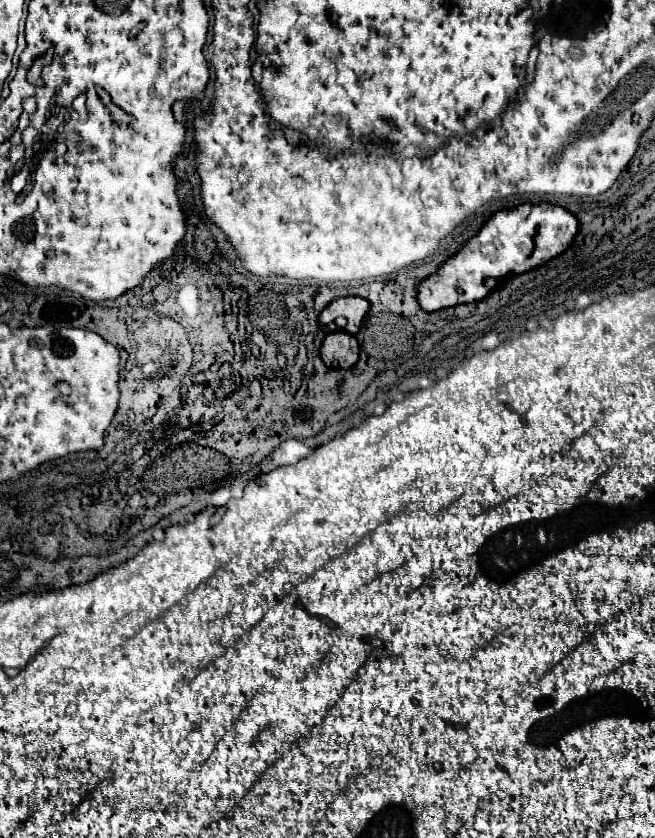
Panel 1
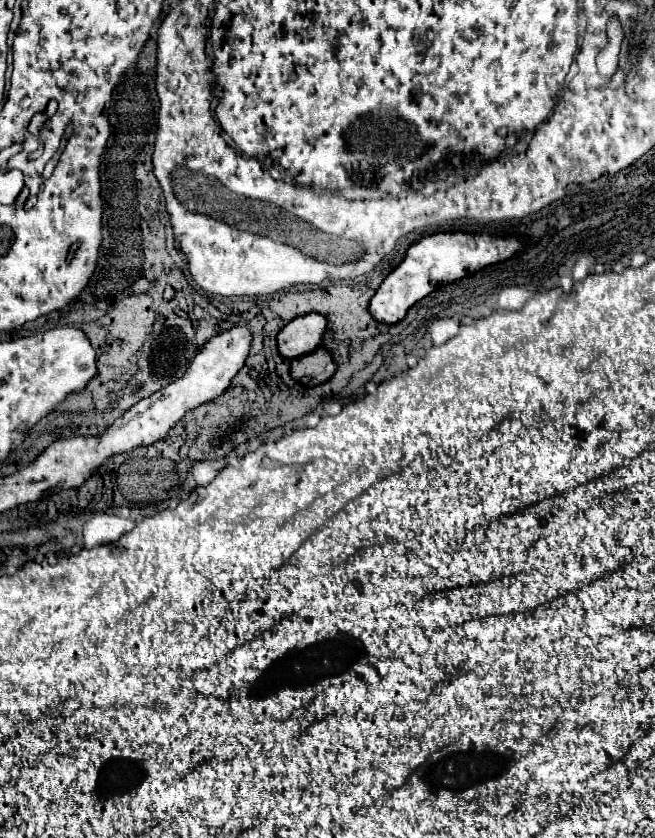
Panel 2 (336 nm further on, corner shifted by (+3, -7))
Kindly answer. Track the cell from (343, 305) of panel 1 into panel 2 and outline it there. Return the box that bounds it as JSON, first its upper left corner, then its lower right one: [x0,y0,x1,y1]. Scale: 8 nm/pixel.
[278,312,328,360]

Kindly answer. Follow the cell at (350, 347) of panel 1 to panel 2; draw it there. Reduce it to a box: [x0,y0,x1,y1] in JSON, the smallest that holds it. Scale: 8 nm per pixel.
[290,346,336,386]

